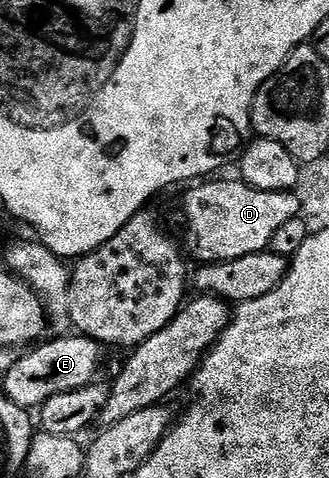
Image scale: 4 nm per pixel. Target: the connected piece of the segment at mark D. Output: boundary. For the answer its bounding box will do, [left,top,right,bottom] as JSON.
[181,178,301,264]

